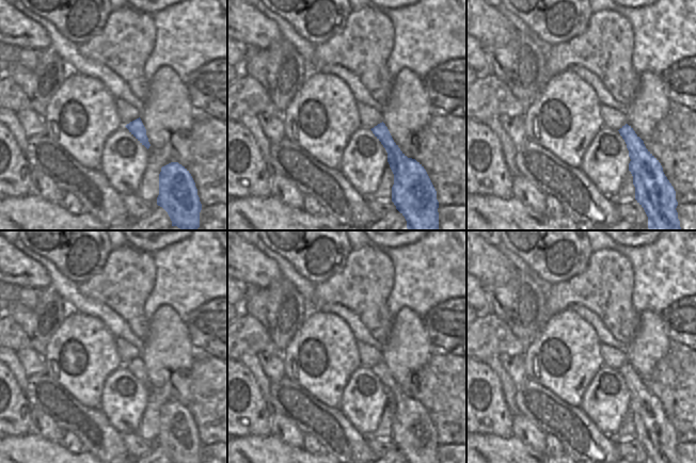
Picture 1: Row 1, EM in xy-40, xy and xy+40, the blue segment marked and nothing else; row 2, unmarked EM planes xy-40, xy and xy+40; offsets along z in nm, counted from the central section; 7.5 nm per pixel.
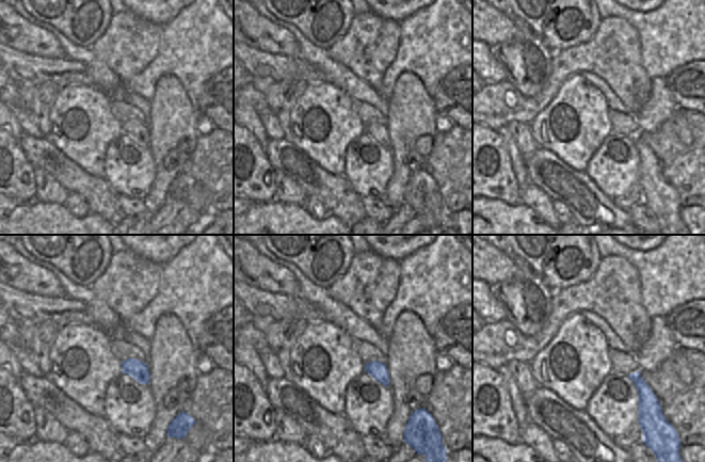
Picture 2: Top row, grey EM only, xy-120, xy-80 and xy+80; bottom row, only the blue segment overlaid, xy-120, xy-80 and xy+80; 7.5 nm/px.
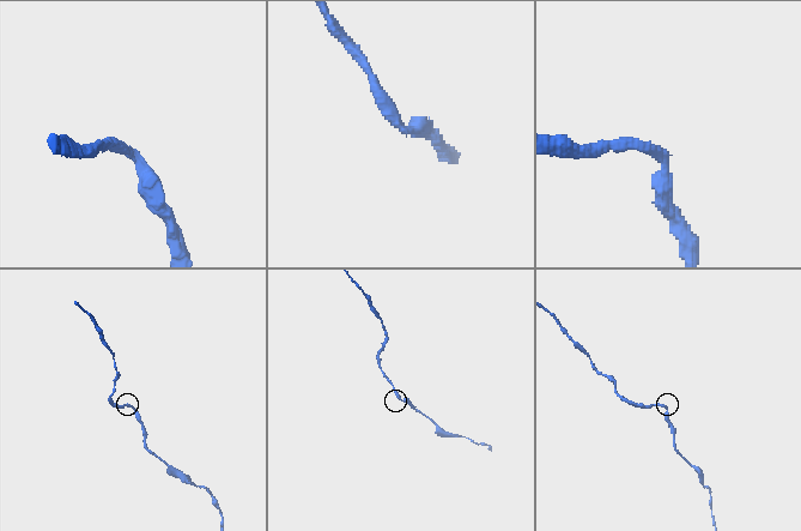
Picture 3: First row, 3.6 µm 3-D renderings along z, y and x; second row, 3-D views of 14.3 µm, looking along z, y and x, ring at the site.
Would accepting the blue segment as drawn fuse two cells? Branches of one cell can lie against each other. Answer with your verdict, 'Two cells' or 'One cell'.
One cell.

